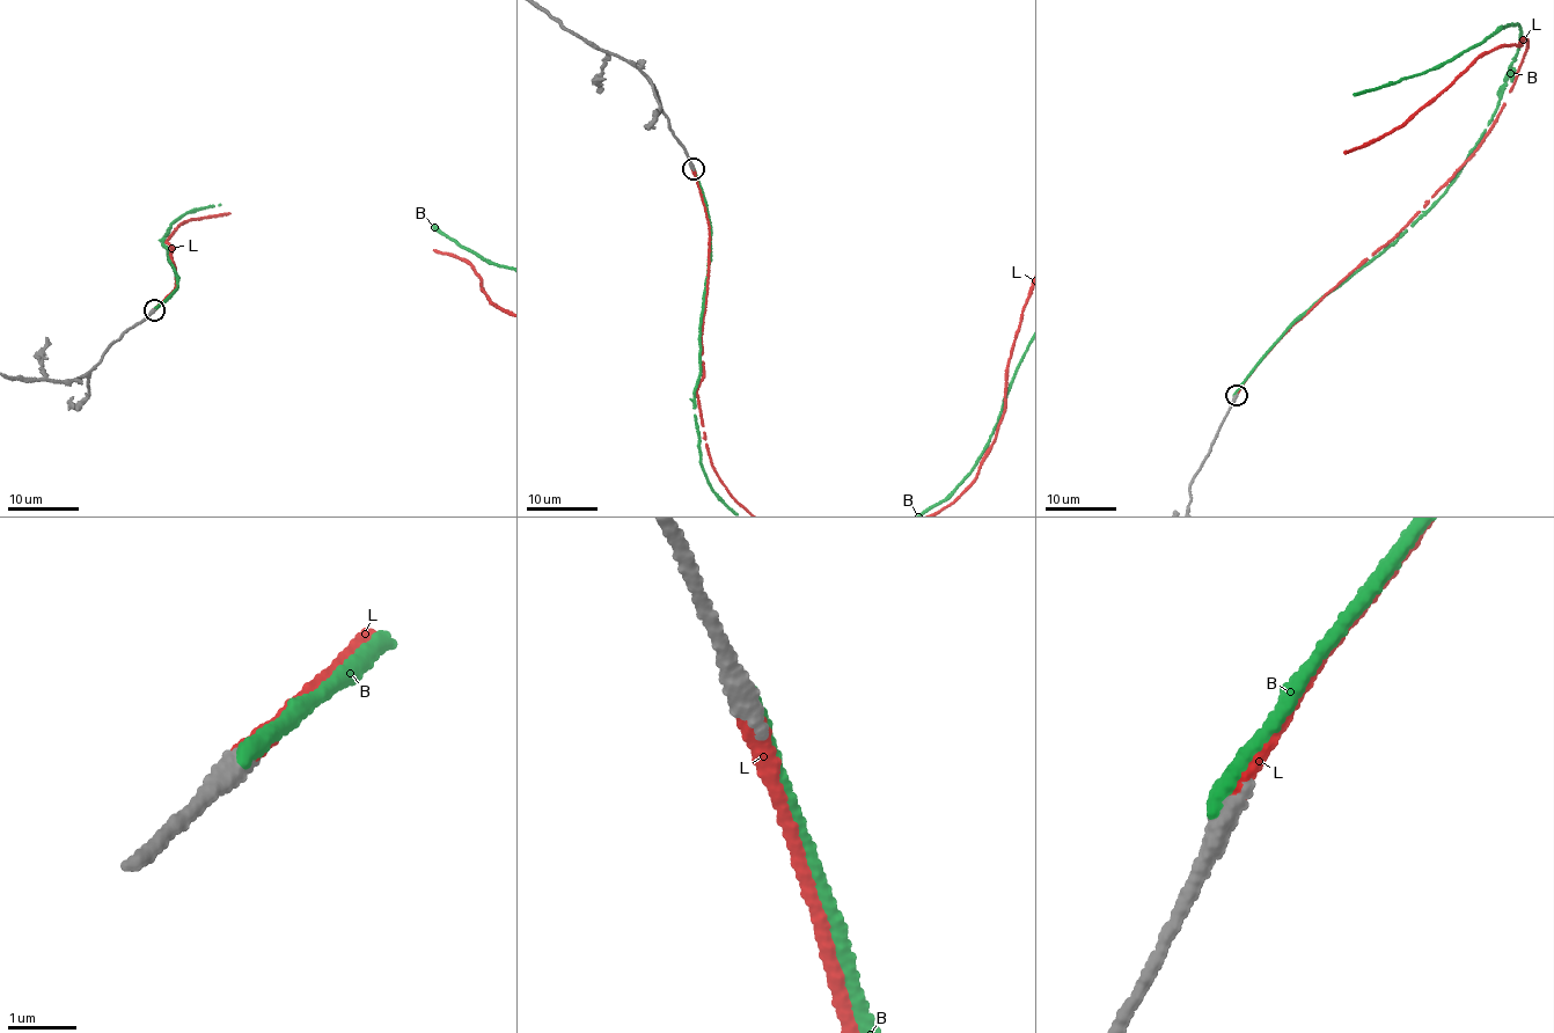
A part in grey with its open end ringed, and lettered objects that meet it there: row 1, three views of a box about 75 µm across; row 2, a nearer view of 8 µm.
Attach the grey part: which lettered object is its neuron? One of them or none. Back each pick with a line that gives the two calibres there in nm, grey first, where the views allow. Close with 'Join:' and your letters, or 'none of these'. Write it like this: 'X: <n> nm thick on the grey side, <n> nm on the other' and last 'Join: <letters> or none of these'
L: 340 nm thick on the grey side, 260 nm on the other
Join: L

